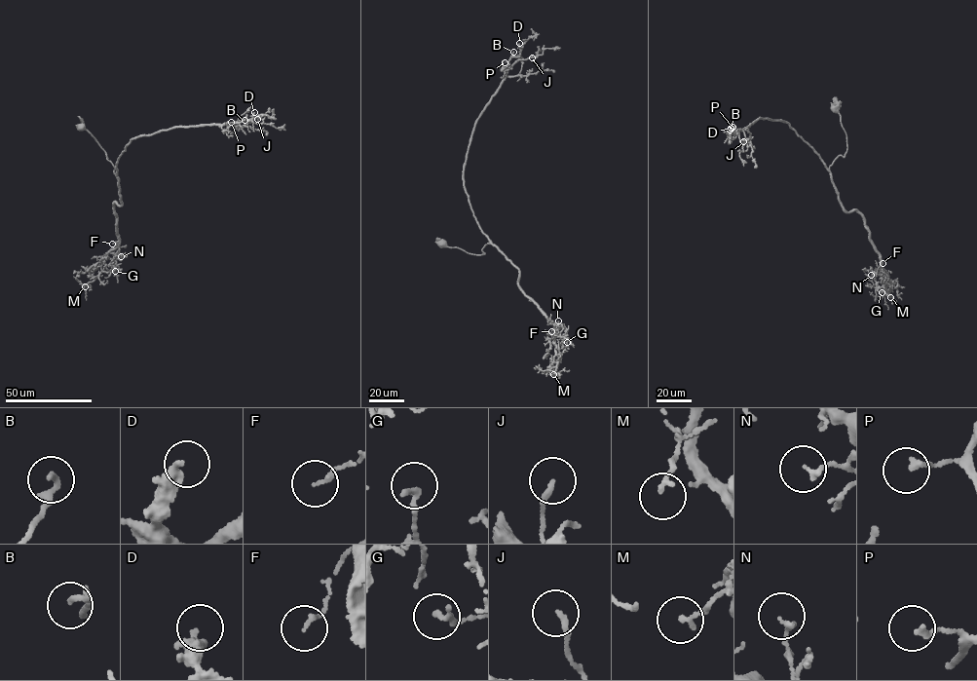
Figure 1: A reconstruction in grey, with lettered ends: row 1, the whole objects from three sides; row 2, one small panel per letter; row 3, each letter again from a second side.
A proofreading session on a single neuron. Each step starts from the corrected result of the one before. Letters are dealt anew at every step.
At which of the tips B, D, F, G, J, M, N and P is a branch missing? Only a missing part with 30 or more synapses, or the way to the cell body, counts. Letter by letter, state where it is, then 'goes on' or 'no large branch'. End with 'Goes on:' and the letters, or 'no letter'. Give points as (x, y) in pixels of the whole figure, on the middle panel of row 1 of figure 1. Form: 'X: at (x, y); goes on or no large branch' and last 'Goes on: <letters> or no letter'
B: at (513, 52); no large branch
D: at (519, 43); no large branch
F: at (551, 331); no large branch
G: at (567, 342); no large branch
J: at (532, 57); no large branch
M: at (553, 374); no large branch
N: at (558, 321); no large branch
P: at (505, 62); no large branch
Goes on: no letter

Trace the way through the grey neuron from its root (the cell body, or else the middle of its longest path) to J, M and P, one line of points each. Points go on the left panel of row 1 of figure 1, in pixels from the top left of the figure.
J: (81, 128), (104, 151), (116, 173), (117, 161), (131, 139), (175, 127), (258, 123), (257, 119)
M: (81, 128), (93, 137), (114, 168), (122, 204), (113, 205), (118, 244), (106, 255), (101, 272), (85, 286)
P: (81, 128), (90, 133), (104, 151), (116, 173), (117, 161), (131, 139), (175, 127), (234, 124), (231, 122)

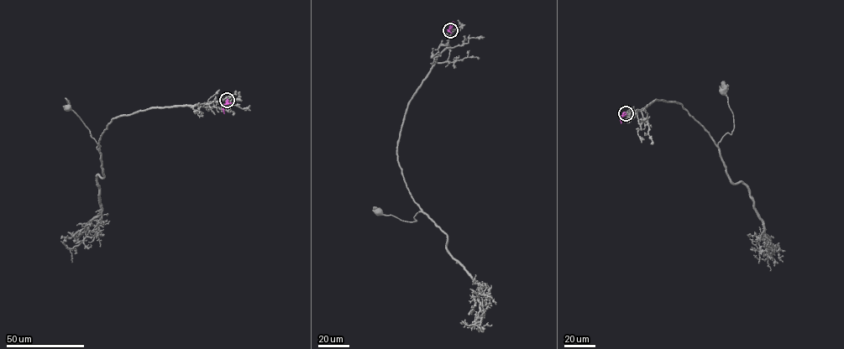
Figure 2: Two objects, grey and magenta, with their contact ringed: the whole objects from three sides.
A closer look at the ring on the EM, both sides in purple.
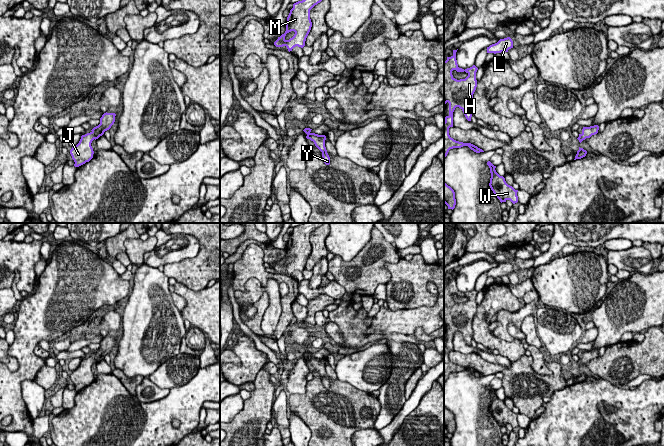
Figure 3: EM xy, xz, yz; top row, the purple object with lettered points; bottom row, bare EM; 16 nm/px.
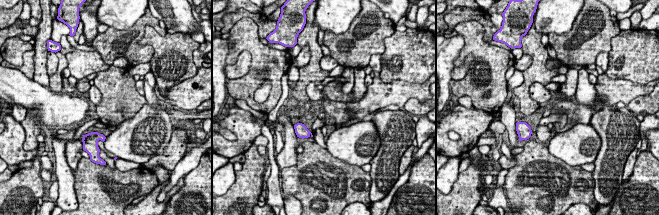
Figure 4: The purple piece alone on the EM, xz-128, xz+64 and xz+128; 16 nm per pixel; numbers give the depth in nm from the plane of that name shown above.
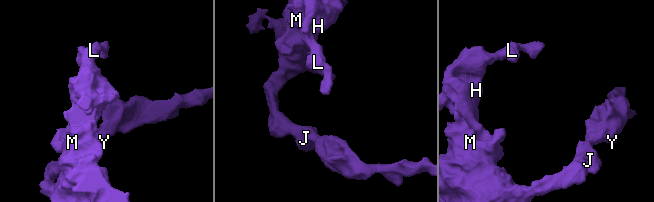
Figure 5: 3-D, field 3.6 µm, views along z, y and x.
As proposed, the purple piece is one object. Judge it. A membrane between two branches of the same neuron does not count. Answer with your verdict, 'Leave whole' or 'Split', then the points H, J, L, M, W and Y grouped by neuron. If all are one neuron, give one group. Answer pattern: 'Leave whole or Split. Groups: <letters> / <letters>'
Leave whole. Groups: H J L M W Y

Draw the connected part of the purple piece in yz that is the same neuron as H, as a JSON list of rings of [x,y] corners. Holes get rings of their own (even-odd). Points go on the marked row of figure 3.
[[[453,50],[453,55],[447,57],[444,61],[444,104],[449,103],[449,115],[444,121],[444,158],[450,149],[468,146],[476,153],[484,152],[482,149],[471,143],[463,143],[454,140],[449,135],[449,128],[453,127],[453,112],[459,107],[466,119],[471,121],[473,114],[472,98],[477,87],[476,72],[478,68],[473,65],[470,68],[462,69],[458,67],[456,60],[457,50]],[[452,71],[466,72],[468,76],[465,79],[457,80],[453,77]]]

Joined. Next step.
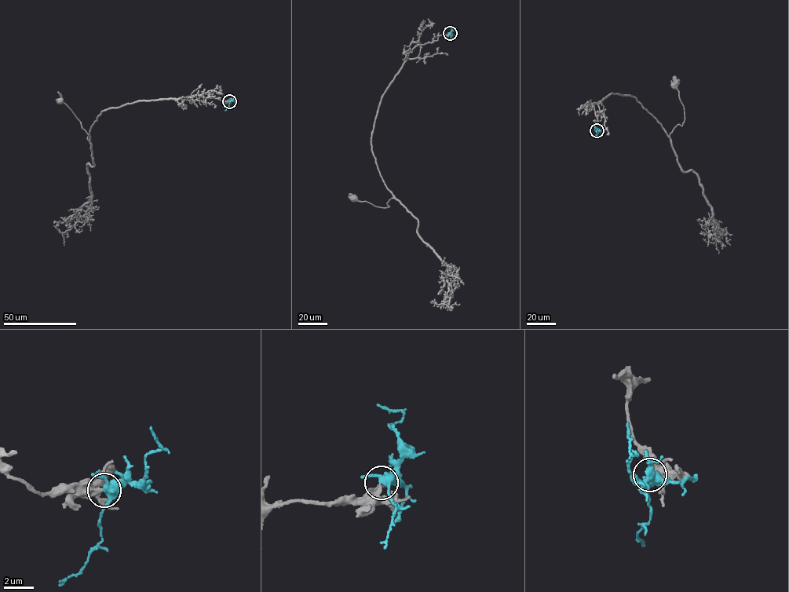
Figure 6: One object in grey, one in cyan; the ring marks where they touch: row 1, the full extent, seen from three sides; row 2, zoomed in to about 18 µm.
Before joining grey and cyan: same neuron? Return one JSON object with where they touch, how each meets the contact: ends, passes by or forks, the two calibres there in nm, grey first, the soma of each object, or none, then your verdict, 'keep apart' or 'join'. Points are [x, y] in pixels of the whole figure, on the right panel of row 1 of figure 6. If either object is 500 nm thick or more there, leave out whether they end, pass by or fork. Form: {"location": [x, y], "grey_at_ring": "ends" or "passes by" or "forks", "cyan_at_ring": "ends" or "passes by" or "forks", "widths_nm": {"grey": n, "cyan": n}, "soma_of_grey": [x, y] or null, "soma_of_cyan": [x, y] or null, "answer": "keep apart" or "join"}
{"location": [597, 130], "grey_at_ring": "ends", "cyan_at_ring": "forks", "widths_nm": {"grey": 260, "cyan": 400}, "soma_of_grey": [673, 85], "soma_of_cyan": null, "answer": "keep apart"}

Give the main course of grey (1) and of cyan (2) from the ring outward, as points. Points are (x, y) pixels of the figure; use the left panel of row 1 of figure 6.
1: (229, 101), (196, 95), (142, 100), (110, 107), (102, 111), (90, 128), (89, 140), (71, 110), (60, 102)
2: (229, 101), (229, 106), (224, 111)

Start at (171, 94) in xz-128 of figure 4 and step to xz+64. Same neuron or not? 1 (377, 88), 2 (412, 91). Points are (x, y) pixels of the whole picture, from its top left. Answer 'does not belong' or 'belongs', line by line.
1: belongs
2: belongs

